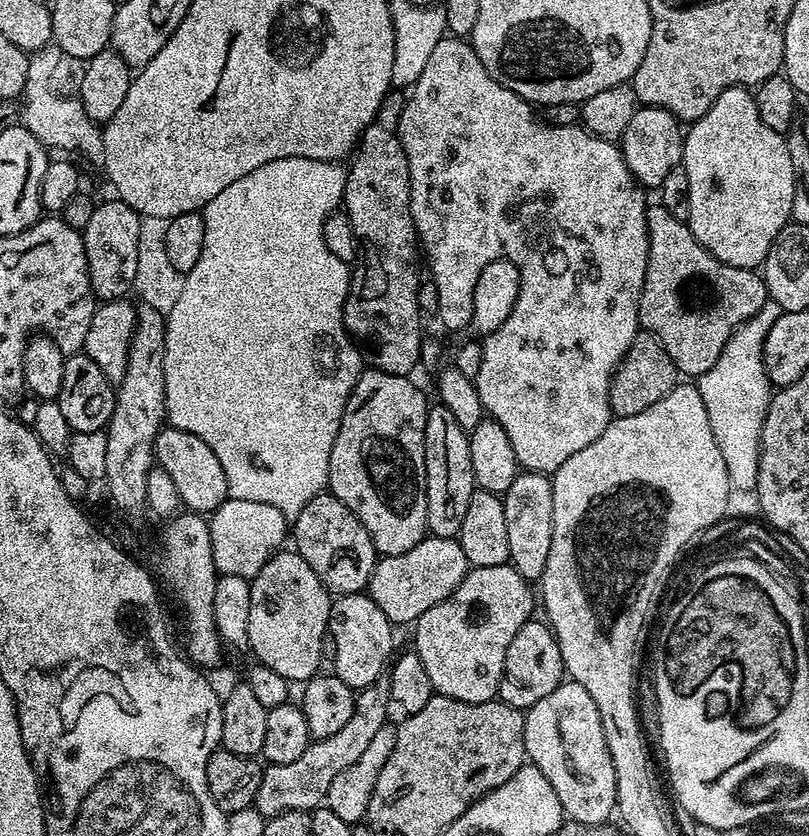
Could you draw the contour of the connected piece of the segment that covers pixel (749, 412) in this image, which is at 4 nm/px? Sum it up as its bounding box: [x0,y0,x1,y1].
[698,310,776,493]

